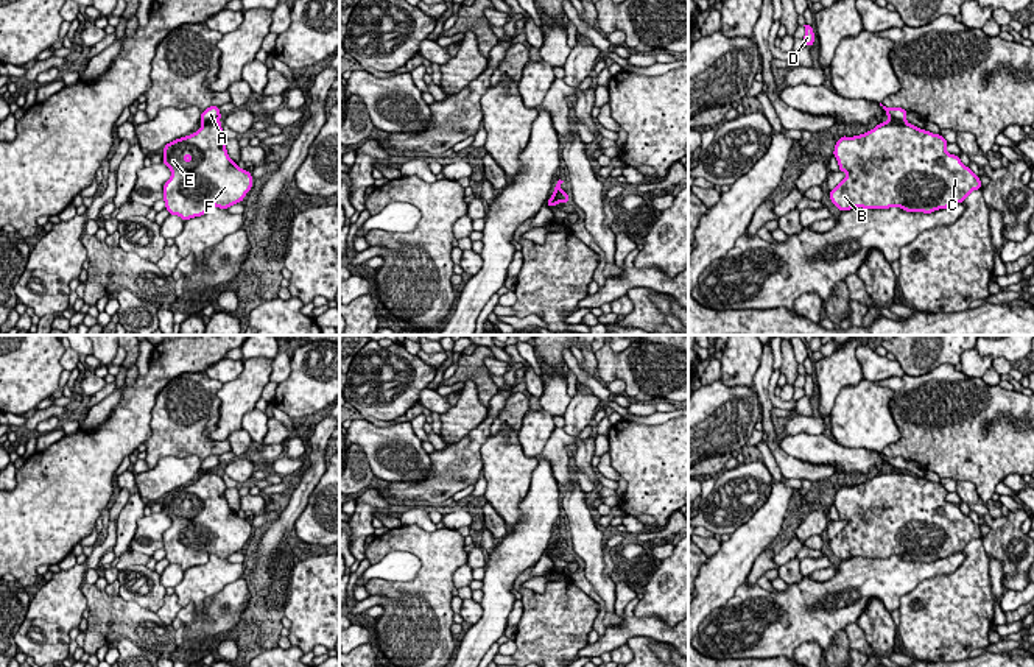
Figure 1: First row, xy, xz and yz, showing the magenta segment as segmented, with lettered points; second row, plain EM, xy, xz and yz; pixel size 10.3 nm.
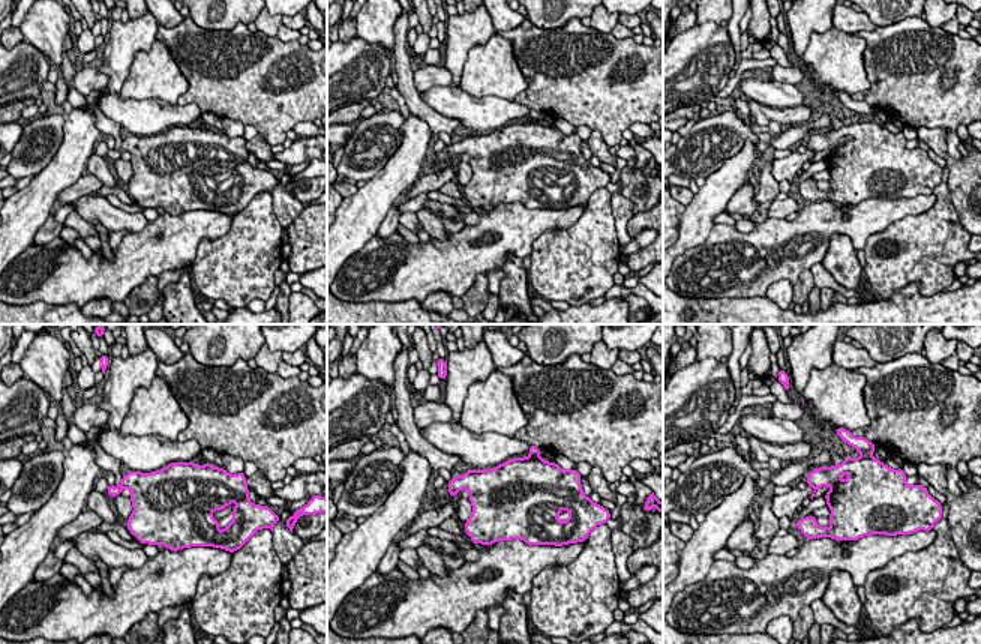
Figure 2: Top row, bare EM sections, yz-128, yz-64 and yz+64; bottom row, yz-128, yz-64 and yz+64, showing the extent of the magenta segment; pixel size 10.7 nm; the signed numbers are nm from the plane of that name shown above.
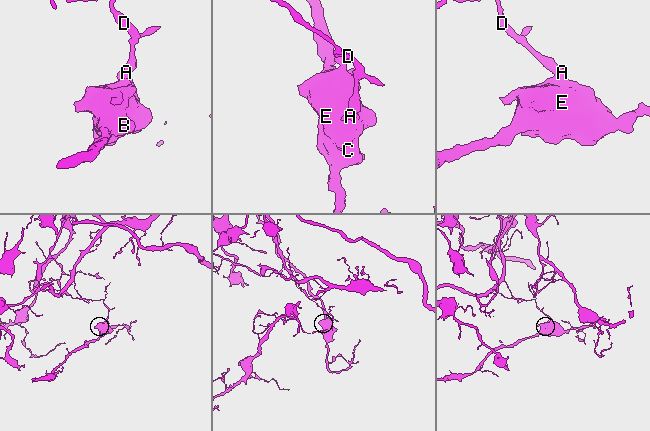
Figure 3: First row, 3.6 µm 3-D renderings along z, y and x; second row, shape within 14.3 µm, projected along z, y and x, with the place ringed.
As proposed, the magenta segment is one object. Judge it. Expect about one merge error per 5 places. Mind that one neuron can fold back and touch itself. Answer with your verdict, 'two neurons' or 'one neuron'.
two neurons

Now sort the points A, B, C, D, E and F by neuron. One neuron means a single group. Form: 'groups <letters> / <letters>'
groups A D / B C E F

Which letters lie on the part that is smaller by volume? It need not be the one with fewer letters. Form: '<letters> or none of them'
B, C, E, F

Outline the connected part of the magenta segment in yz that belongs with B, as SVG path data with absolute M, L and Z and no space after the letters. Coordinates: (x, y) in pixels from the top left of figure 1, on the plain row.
M886 469L861 485L841 485L833 505L847 525L830 539L830 549L841 561L902 556L906 561L931 563L964 552L970 541L981 538L979 525L959 505L945 500L947 489L909 472Z

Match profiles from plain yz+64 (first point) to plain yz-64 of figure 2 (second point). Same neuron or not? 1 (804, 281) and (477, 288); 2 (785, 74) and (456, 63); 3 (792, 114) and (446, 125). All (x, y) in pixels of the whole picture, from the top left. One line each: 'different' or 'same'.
1: same
2: different
3: same

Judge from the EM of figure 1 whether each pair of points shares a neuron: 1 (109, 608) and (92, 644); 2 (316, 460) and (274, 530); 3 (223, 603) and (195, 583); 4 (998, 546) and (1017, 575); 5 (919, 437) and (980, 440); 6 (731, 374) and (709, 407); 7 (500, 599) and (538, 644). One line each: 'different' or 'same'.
1: same
2: same
3: different
4: same
5: same
6: different
7: different

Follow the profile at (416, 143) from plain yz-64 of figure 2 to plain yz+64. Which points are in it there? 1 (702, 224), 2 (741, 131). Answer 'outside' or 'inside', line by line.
1: inside
2: outside

